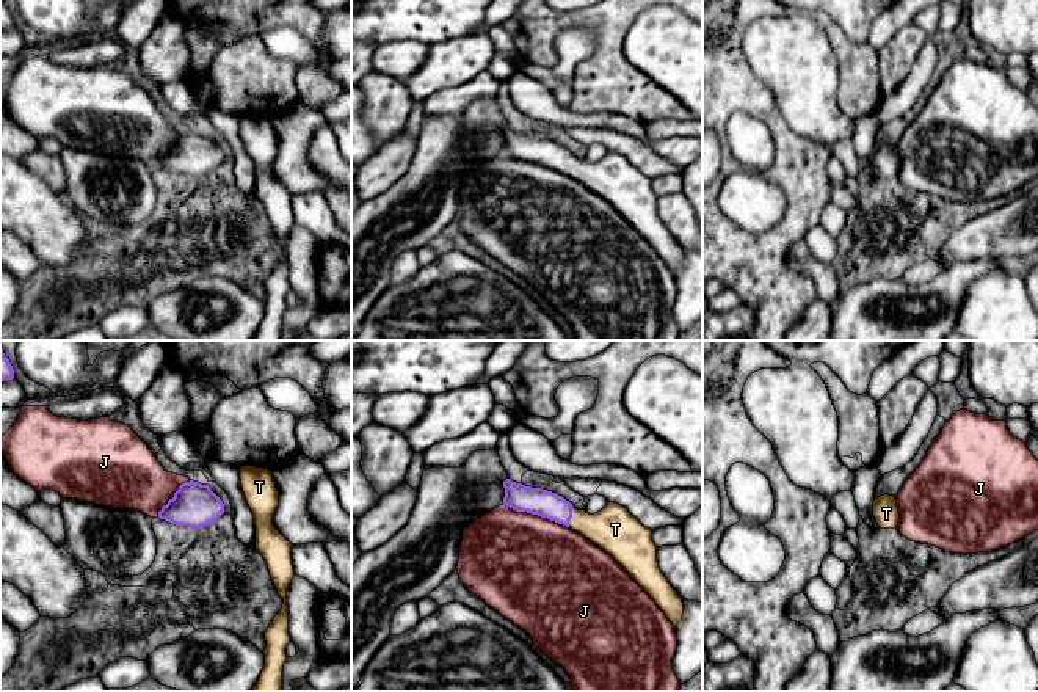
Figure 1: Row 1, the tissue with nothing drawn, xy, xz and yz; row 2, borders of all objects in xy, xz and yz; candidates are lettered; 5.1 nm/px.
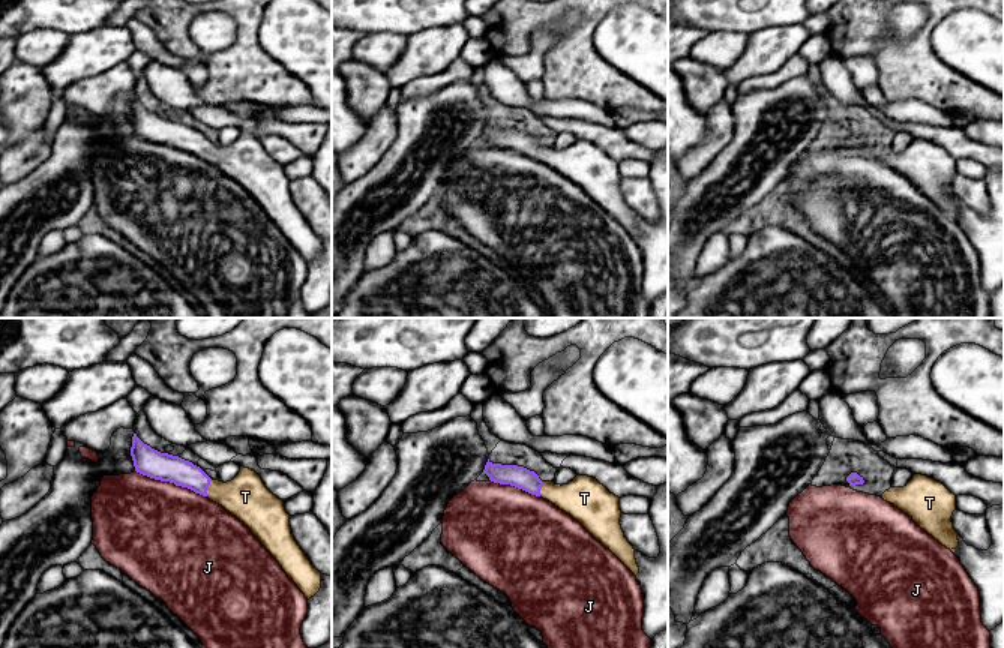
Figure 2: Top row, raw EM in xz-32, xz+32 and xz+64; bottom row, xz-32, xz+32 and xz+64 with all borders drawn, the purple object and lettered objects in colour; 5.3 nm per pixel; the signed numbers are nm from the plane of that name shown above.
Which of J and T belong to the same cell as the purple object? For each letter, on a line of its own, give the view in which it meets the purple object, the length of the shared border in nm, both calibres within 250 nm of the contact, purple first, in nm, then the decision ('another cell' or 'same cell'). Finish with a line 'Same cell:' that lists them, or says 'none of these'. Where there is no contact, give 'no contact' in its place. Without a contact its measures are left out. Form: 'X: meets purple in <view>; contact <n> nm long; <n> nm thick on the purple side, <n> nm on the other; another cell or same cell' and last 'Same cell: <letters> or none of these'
J: meets purple in xz; contact 360 nm long; 140 nm thick on the purple side, 480 nm on the other; another cell
T: meets purple in xz; contact 100 nm long; 140 nm thick on the purple side, 240 nm on the other; same cell
Same cell: T

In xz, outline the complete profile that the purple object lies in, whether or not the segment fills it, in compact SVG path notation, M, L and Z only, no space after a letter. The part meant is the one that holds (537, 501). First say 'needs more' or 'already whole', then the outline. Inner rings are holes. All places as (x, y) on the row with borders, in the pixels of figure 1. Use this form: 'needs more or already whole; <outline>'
needs more; M511 479L503 482L503 488L503 505L571 527L604 549L644 588L674 628L677 626L684 615L682 598L659 568L652 530L626 507L607 502L601 512L590 515L543 488L525 486Z

